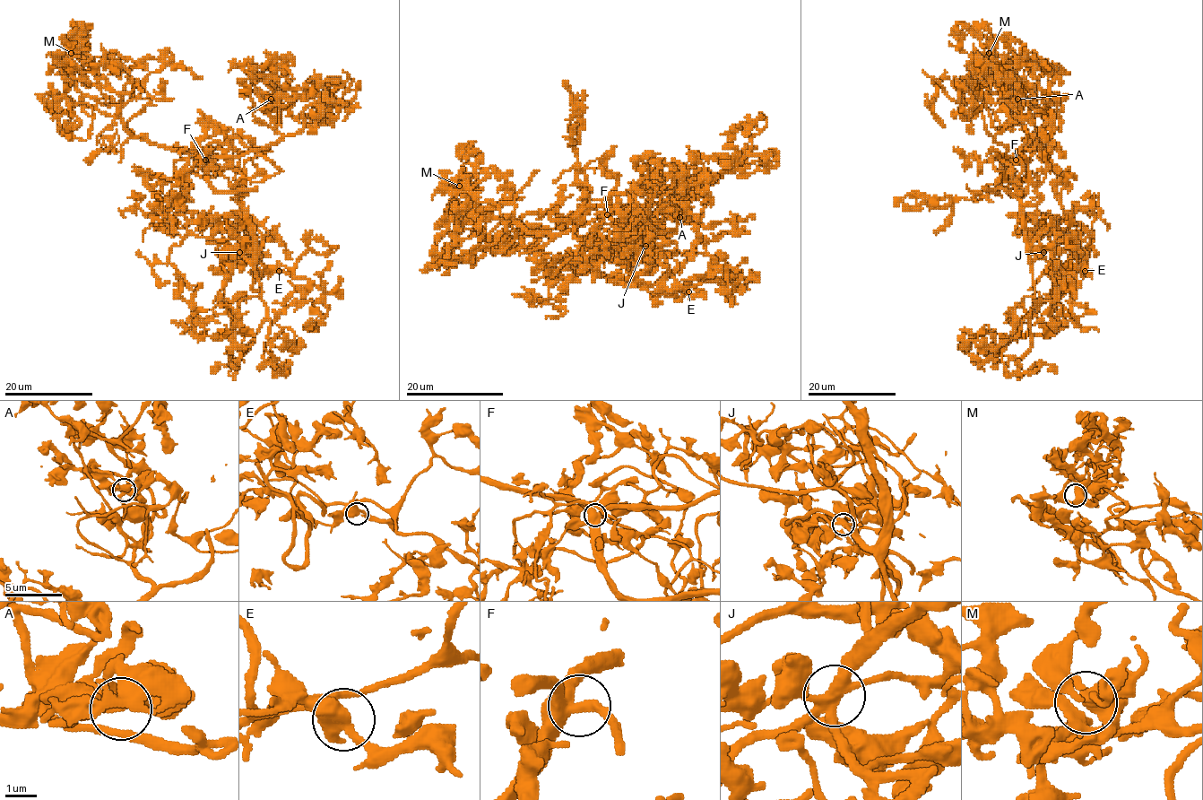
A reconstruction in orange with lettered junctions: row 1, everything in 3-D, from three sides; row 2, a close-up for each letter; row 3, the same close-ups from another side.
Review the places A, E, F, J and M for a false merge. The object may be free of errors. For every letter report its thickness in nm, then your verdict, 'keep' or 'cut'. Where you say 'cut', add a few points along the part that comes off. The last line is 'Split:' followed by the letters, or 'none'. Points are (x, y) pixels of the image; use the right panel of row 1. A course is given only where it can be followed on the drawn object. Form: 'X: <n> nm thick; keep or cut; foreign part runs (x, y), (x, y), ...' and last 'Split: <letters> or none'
A: 400 nm thick; keep
E: 440 nm thick; keep
F: 440 nm thick; keep
J: 380 nm thick; keep
M: 460 nm thick; keep
Split: none

